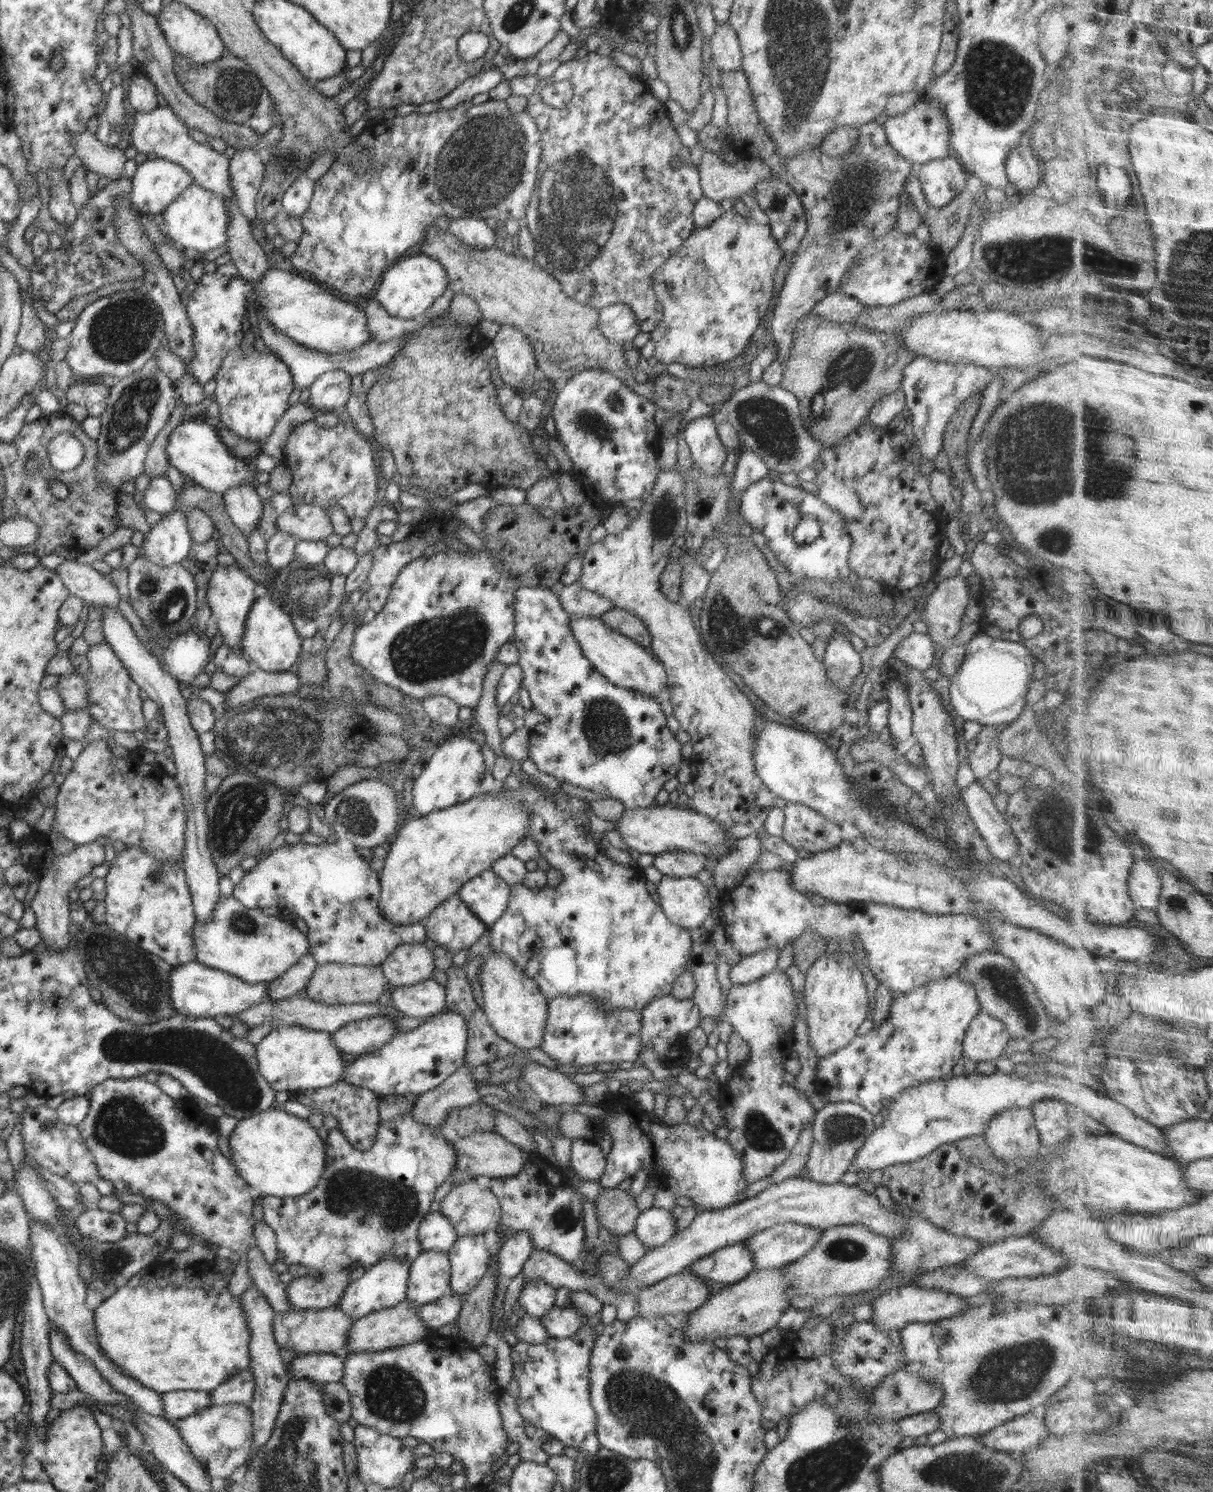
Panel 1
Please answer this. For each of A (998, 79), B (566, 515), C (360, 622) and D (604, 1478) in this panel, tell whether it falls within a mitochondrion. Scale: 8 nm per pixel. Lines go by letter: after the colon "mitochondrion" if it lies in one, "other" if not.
A: mitochondrion
B: other
C: other
D: mitochondrion

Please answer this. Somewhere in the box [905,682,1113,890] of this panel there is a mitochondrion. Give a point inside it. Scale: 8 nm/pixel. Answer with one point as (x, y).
(1060, 838)

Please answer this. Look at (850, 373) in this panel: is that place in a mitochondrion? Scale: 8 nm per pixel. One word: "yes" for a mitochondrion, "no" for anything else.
yes

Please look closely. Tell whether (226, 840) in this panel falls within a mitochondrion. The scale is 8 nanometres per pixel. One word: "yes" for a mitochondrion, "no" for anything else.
yes

